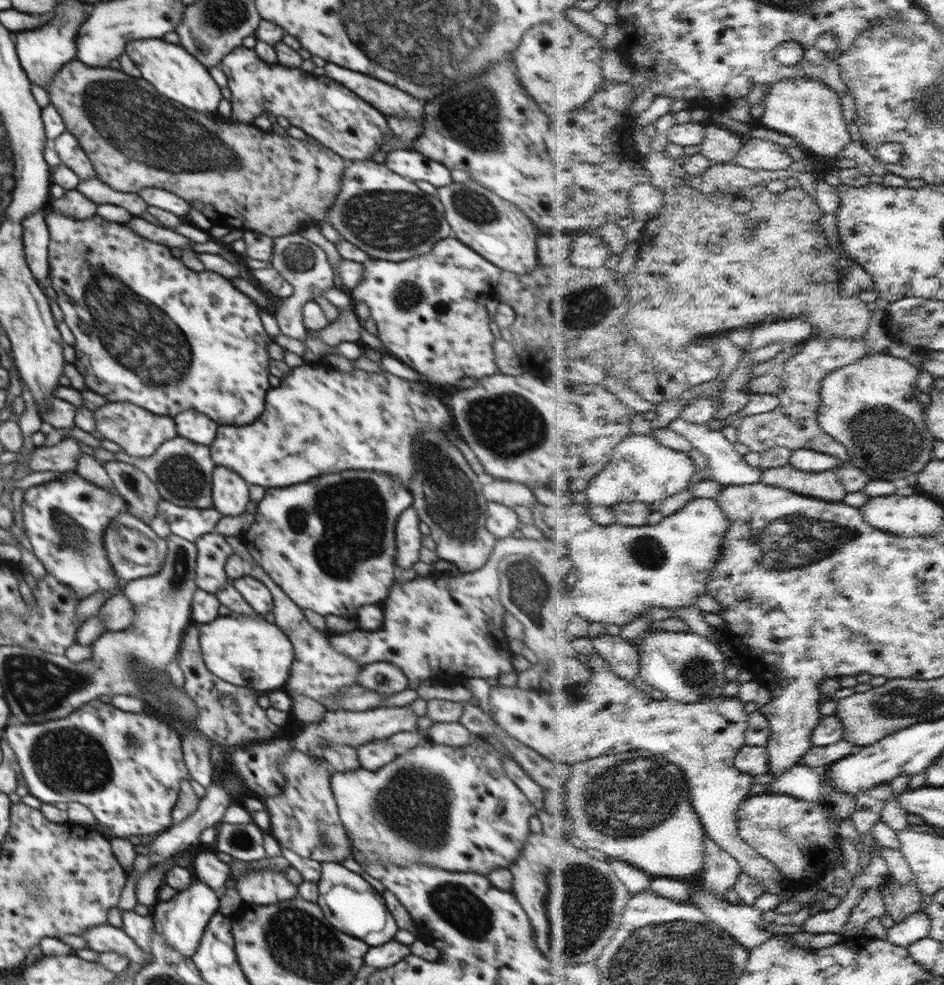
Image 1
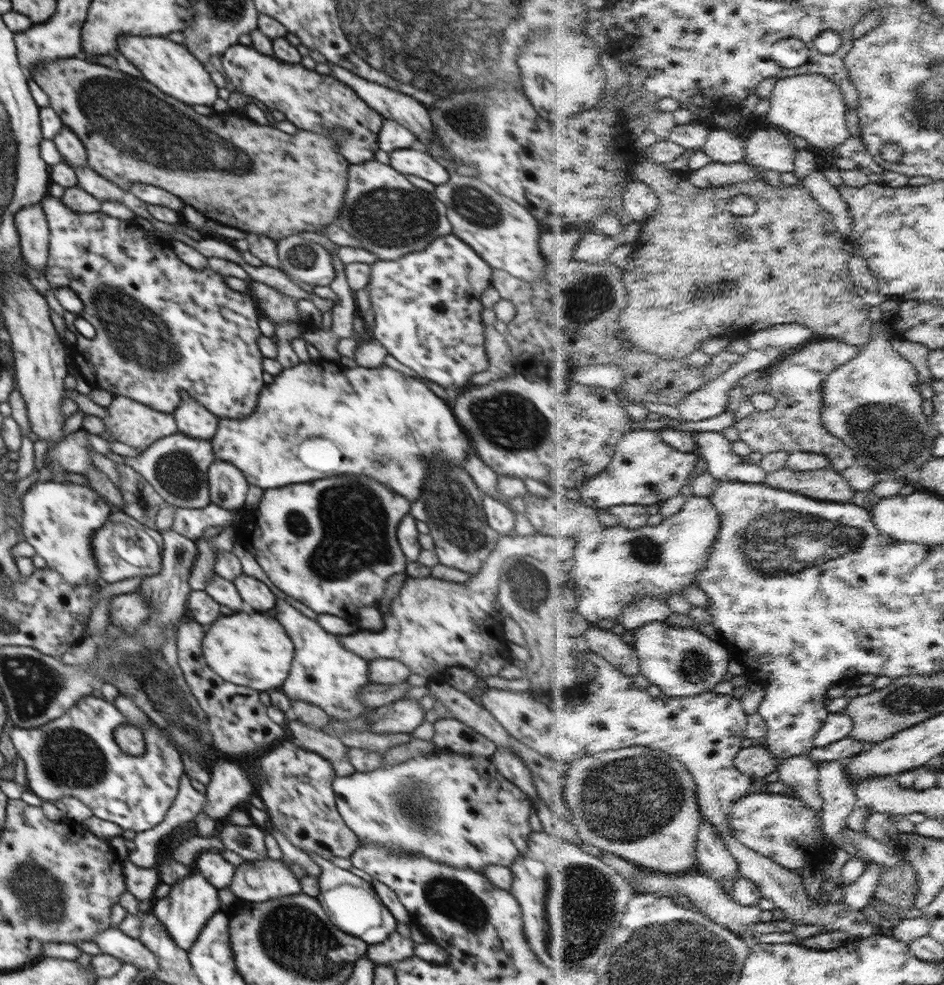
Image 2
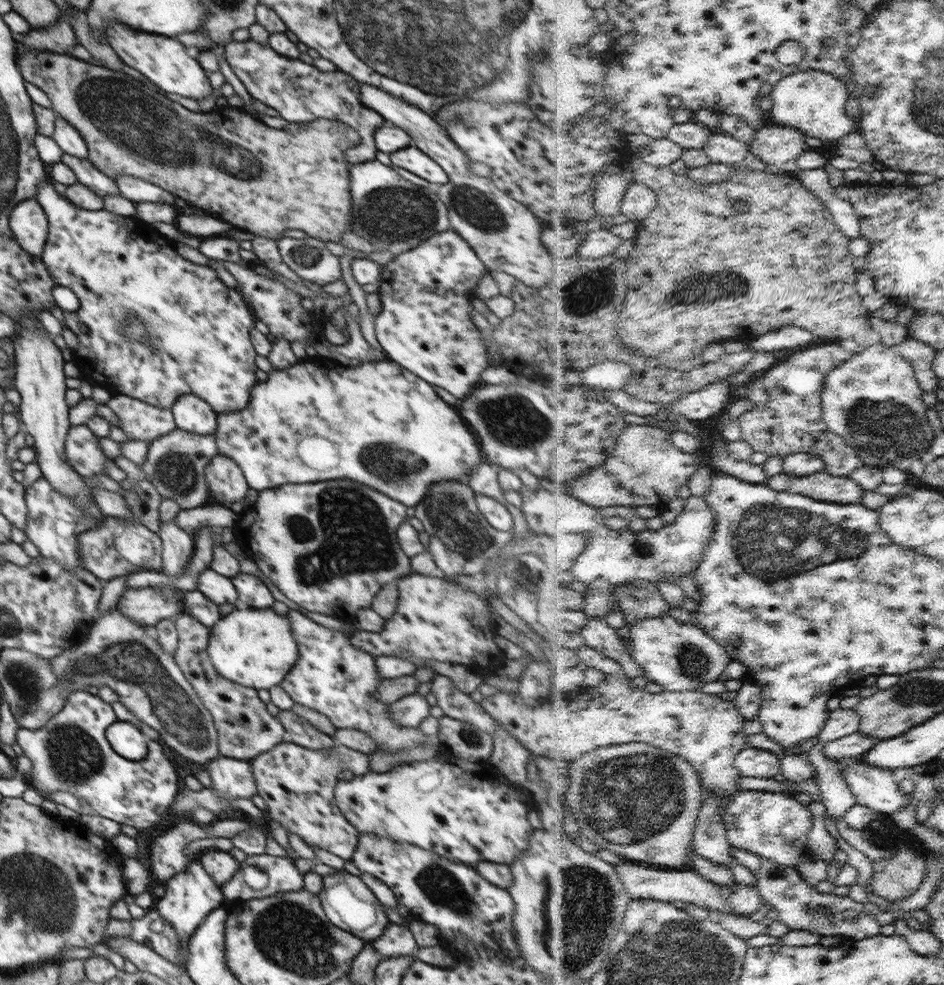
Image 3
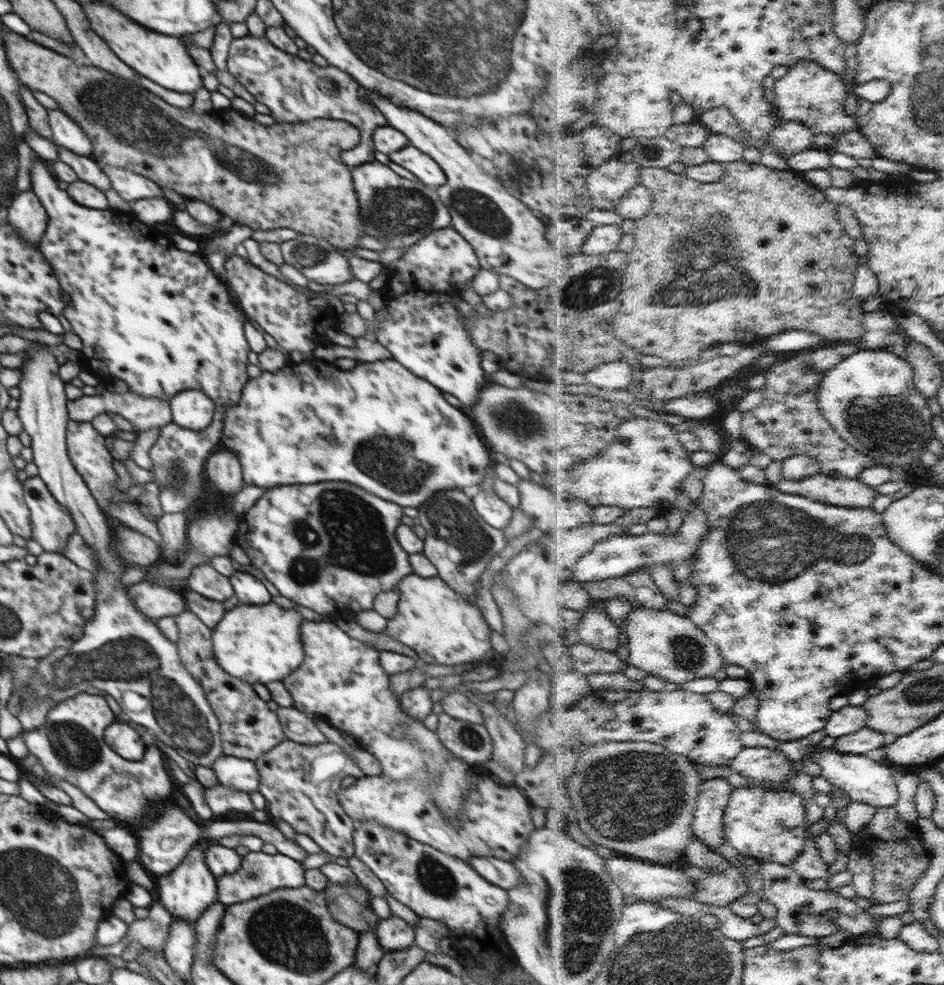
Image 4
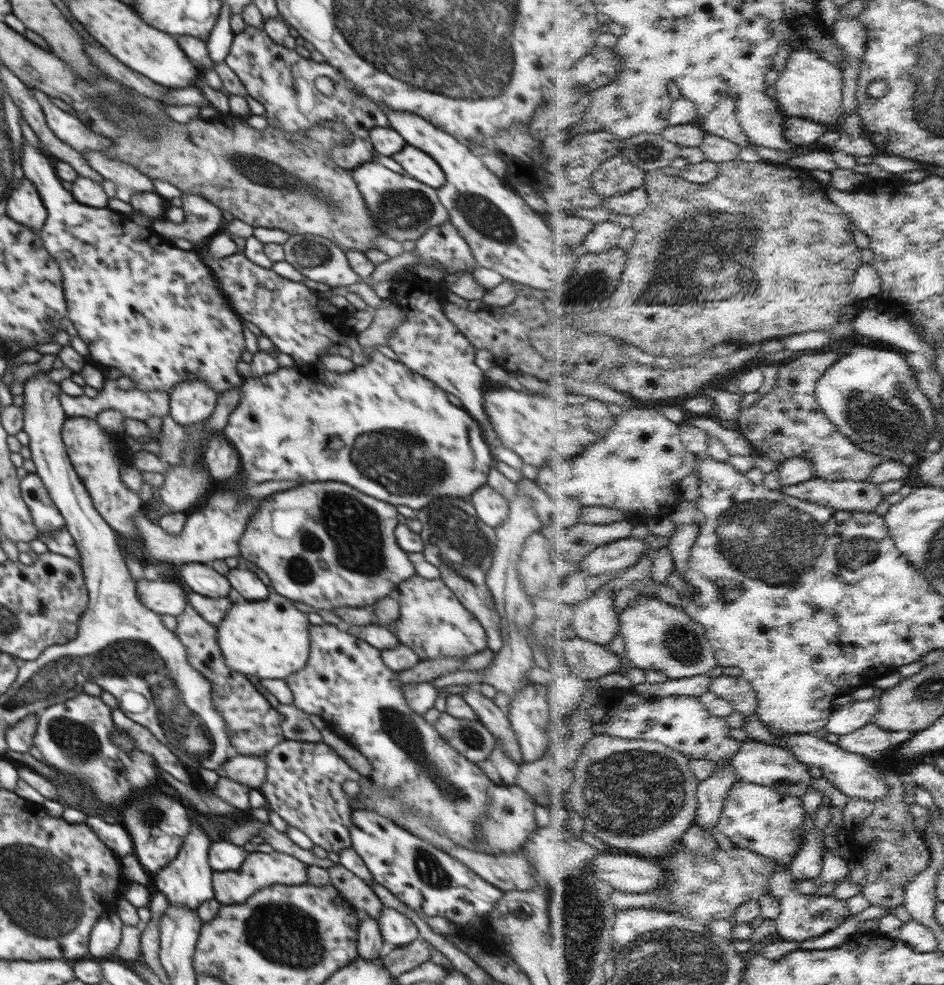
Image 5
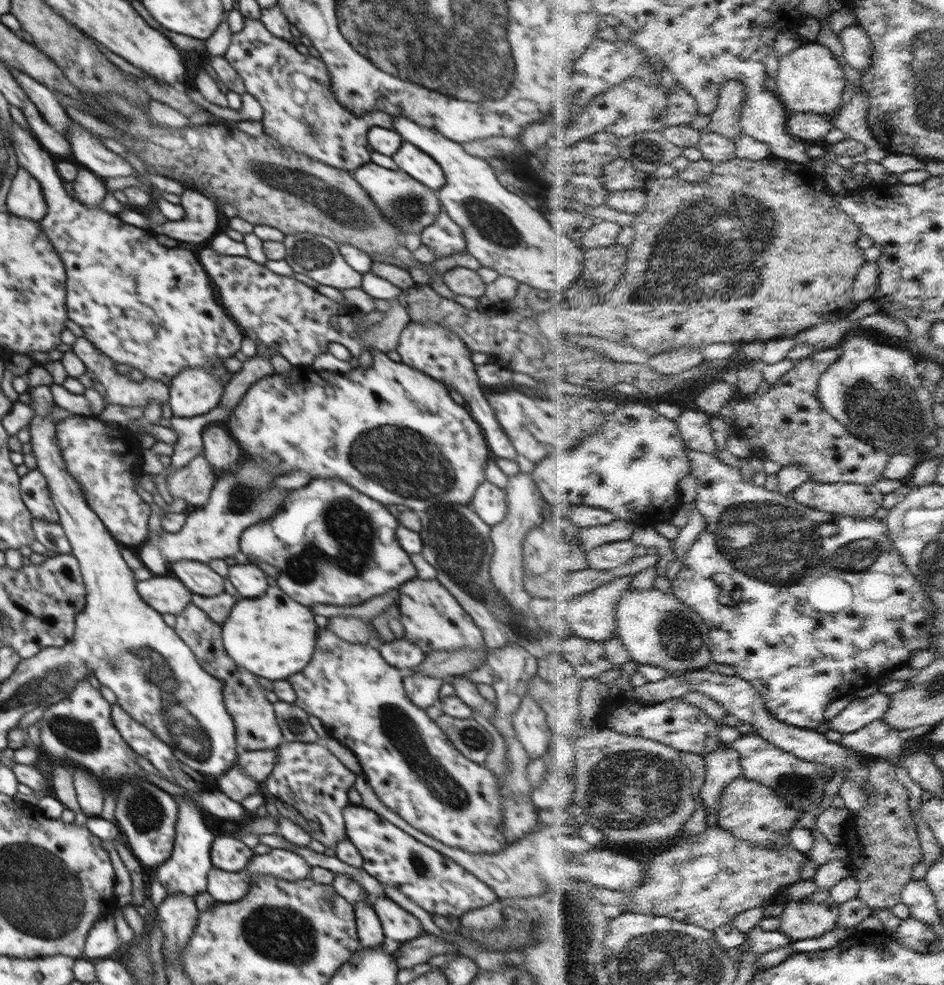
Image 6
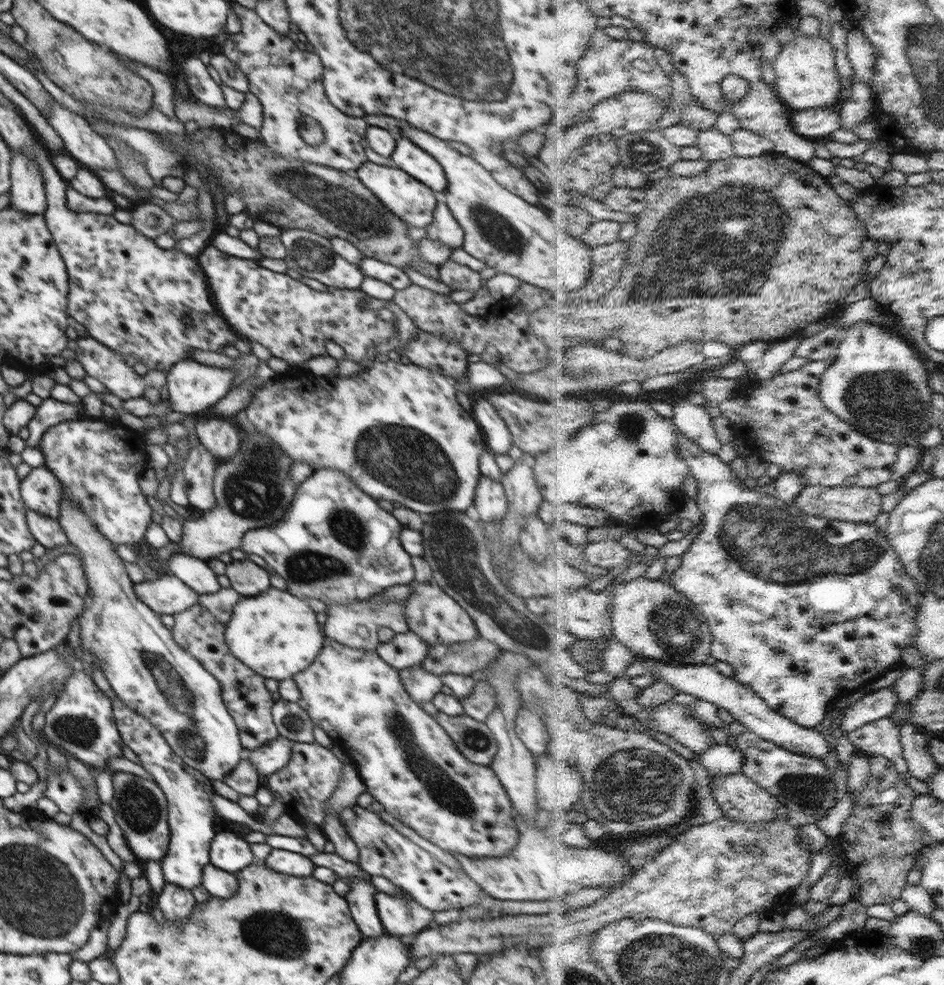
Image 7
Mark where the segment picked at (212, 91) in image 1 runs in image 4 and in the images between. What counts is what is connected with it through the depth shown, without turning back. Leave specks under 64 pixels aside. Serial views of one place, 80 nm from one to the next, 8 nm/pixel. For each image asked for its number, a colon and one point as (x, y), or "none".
2: (171, 67)
3: (165, 63)
4: (161, 58)

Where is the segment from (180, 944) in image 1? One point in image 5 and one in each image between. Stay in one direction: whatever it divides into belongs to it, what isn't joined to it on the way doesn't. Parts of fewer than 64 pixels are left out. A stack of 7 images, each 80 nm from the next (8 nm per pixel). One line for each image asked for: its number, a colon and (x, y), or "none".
2: (192, 901)
3: (189, 897)
4: (186, 892)
5: (187, 881)

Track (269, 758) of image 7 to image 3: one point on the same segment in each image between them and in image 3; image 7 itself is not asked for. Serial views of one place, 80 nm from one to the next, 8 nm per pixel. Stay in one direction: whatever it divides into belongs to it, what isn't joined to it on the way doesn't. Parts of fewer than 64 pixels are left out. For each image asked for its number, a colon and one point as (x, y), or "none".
3: (231, 778)
4: (241, 774)
5: (250, 770)
6: (258, 764)

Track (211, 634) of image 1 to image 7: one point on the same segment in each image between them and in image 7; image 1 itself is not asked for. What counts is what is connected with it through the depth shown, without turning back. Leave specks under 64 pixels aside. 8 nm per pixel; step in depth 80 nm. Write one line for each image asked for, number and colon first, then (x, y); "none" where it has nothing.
2: (245, 648)
3: (254, 647)
4: (262, 643)
5: (266, 639)
6: (272, 636)
7: (276, 634)

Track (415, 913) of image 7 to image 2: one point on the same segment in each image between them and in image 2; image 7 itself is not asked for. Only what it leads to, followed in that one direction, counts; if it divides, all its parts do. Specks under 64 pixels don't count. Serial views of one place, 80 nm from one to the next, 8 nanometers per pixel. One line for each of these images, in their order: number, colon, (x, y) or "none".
2: (395, 948)
3: (397, 940)
4: (393, 934)
5: (397, 929)
6: (398, 924)

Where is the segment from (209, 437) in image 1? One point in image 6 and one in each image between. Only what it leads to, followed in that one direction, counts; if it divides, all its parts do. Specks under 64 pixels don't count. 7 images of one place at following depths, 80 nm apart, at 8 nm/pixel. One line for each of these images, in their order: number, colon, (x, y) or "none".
2: (193, 420)
3: (191, 413)
4: (191, 409)
5: (191, 401)
6: (193, 392)

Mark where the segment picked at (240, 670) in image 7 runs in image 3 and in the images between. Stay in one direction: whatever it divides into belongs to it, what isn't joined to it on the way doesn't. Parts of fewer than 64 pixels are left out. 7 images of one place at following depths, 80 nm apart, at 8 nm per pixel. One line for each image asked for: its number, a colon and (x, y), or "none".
3: (245, 729)
4: (248, 728)
5: (254, 727)
6: (256, 726)

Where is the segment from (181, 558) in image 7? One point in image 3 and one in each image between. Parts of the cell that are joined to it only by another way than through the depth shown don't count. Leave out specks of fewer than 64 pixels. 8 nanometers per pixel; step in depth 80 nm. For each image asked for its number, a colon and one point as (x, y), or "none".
3: (217, 588)
4: (206, 581)
5: (199, 577)
6: (198, 577)

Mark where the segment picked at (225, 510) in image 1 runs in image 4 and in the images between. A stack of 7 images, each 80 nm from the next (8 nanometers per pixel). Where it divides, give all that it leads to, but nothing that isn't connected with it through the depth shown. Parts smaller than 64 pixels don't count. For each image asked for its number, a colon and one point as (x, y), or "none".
2: (227, 485)
3: (225, 478)
4: (224, 470)

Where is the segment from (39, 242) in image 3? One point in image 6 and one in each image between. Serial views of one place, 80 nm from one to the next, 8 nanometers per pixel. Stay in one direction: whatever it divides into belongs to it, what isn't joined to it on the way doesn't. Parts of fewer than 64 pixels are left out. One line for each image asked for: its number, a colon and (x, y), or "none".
4: (26, 214)
5: (24, 205)
6: (25, 199)

